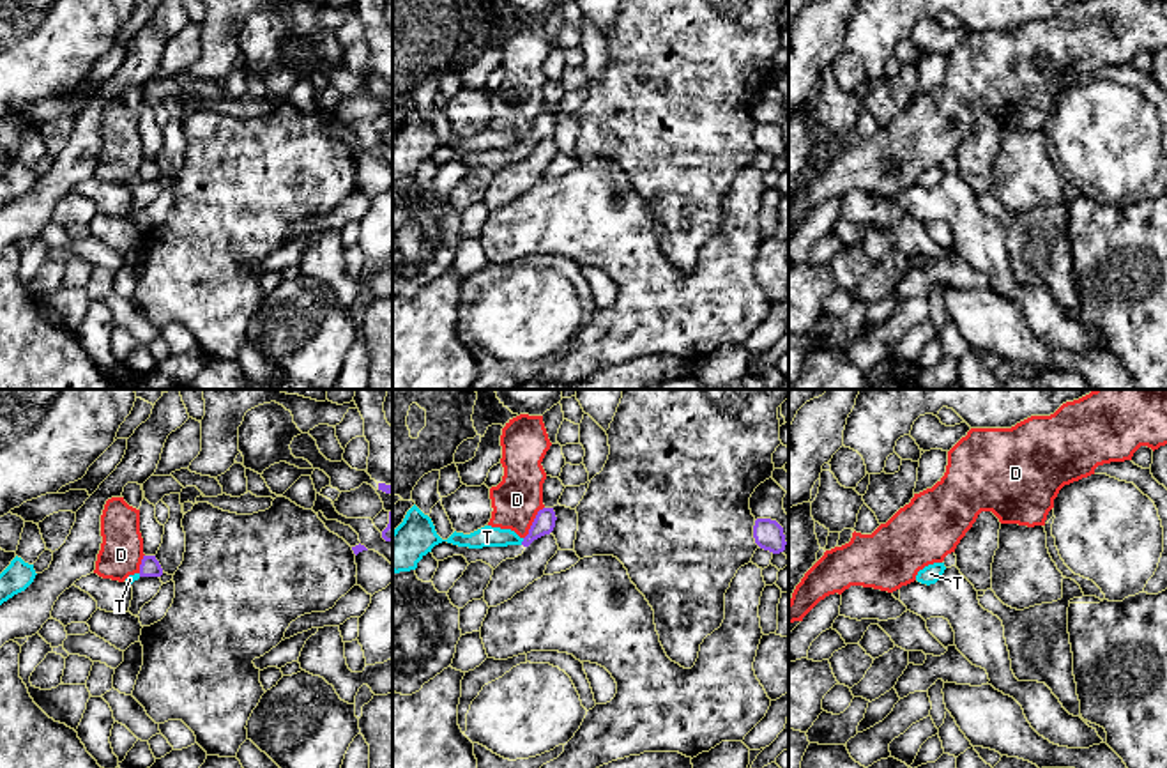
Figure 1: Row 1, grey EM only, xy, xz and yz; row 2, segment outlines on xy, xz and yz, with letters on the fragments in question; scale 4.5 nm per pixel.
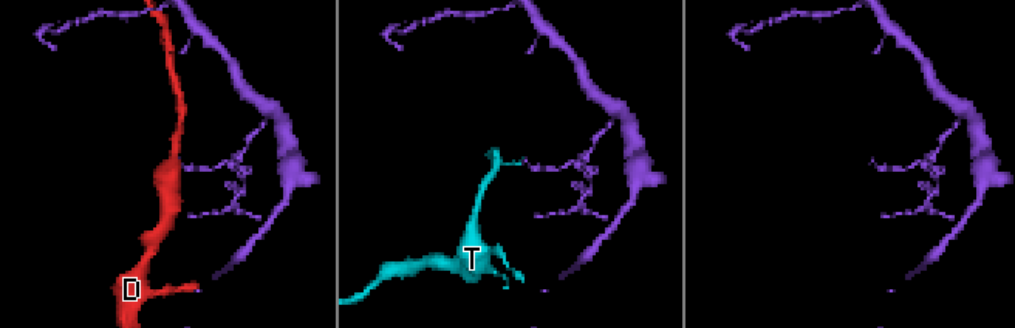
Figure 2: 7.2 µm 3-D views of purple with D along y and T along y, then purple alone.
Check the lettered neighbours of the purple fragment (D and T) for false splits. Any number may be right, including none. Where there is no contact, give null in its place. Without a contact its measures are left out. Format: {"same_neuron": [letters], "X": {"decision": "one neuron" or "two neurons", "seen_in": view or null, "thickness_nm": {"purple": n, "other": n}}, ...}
{"same_neuron": [], "D": {"decision": "two neurons", "seen_in": "xz", "thickness_nm": {"purple": 100, "other": 220}}, "T": {"decision": "two neurons", "seen_in": "xz", "thickness_nm": {"purple": 100, "other": 100}}}

